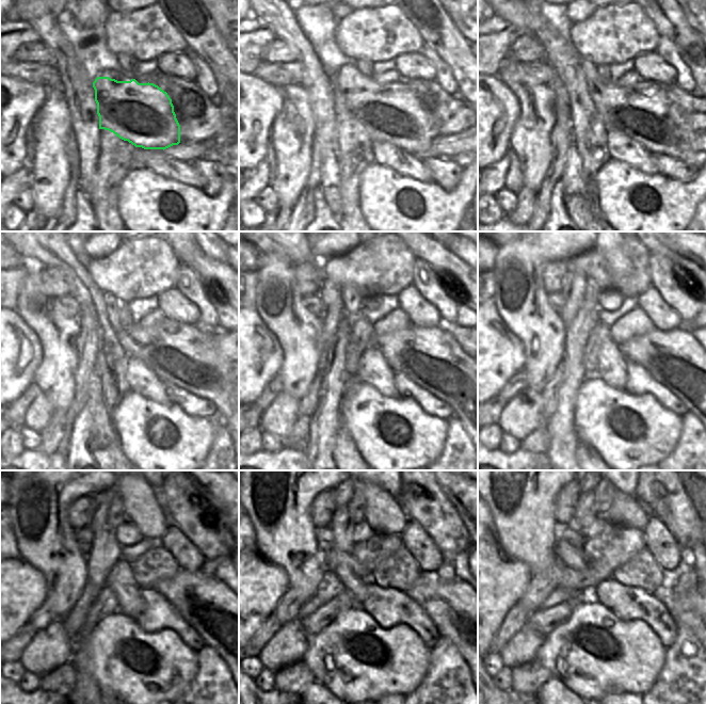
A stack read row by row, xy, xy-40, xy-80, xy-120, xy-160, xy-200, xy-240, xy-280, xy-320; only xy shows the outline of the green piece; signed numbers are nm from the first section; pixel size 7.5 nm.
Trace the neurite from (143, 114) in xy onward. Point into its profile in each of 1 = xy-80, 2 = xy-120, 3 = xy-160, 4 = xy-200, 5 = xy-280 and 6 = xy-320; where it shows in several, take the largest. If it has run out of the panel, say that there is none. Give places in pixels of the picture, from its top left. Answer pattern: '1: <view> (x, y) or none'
1: xy-80 (643, 111)
2: xy-120 (180, 354)
3: xy-160 (432, 357)
4: xy-200 (674, 358)
5: xy-280 (455, 608)
6: xy-320 (694, 612)

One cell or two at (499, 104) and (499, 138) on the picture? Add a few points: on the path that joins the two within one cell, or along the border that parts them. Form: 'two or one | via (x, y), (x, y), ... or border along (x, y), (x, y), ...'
one | via (499, 112), (499, 129)

